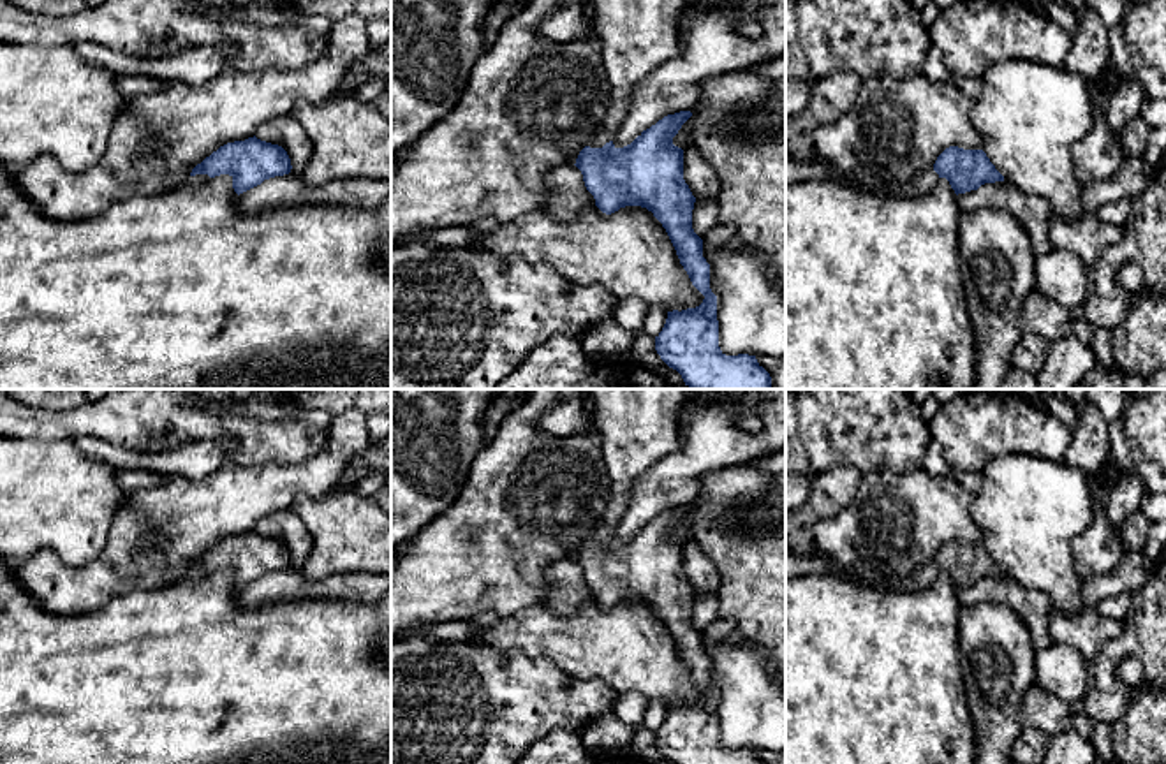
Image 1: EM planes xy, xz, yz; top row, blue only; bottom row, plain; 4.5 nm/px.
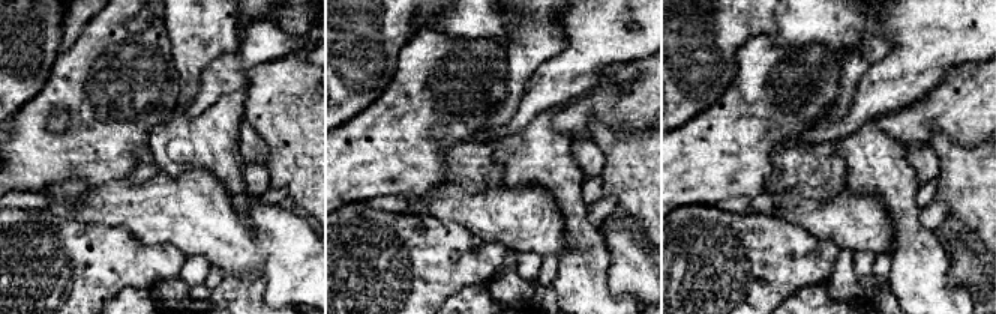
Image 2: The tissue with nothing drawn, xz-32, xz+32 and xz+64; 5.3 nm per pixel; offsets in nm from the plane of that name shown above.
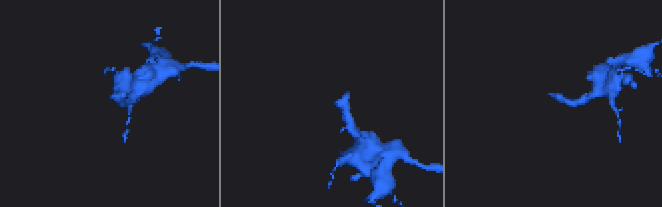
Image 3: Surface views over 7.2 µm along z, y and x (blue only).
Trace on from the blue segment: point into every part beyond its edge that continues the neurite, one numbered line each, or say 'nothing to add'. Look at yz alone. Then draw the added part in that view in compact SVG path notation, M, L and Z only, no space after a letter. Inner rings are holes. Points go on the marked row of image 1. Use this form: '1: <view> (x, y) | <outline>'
1: yz (923, 182) | M930 169L930 171L925 171L914 178L911 178L909 181L905 181L900 187L884 187L877 194L879 195L916 197L919 194L932 190L939 180L941 180L939 174L934 169Z

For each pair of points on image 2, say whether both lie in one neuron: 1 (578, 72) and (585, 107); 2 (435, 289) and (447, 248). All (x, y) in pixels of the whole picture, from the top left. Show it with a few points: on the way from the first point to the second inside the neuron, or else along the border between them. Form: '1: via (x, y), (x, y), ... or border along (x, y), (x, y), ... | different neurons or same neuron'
1: border along (593, 89), (564, 107) | different neurons
2: via (435, 278), (435, 262), (438, 259) | same neuron

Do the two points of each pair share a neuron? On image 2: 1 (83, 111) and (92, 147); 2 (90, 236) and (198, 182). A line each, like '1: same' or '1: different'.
1: same
2: different

